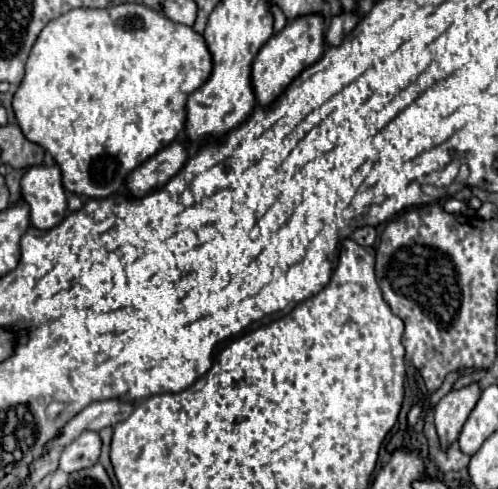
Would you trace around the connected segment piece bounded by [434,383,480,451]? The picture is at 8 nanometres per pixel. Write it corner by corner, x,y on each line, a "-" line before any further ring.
474,383
460,391
450,391
444,399
438,401
434,413
436,413
436,431
442,451
446,451
452,443
458,441
462,425
466,423
478,399
480,399
480,389

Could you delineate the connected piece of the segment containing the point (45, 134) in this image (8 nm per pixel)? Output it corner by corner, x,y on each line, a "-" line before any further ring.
122,3
122,5
112,5
106,9
72,9
66,15
60,15
58,19
50,21
38,35
30,51
30,57
26,61
26,75
12,97
12,109
26,139
30,139
32,143
38,143
54,157
56,165
62,171
62,185
66,191
84,195
88,199
106,199
124,189
124,179
130,171
134,171
146,159
156,155
162,147
168,147
174,139
178,139
180,131
184,131
186,97
210,77
210,71
212,71
212,57
210,57
204,37
194,33
192,27
174,23
172,19
166,19
166,15
152,11
150,7
142,3

